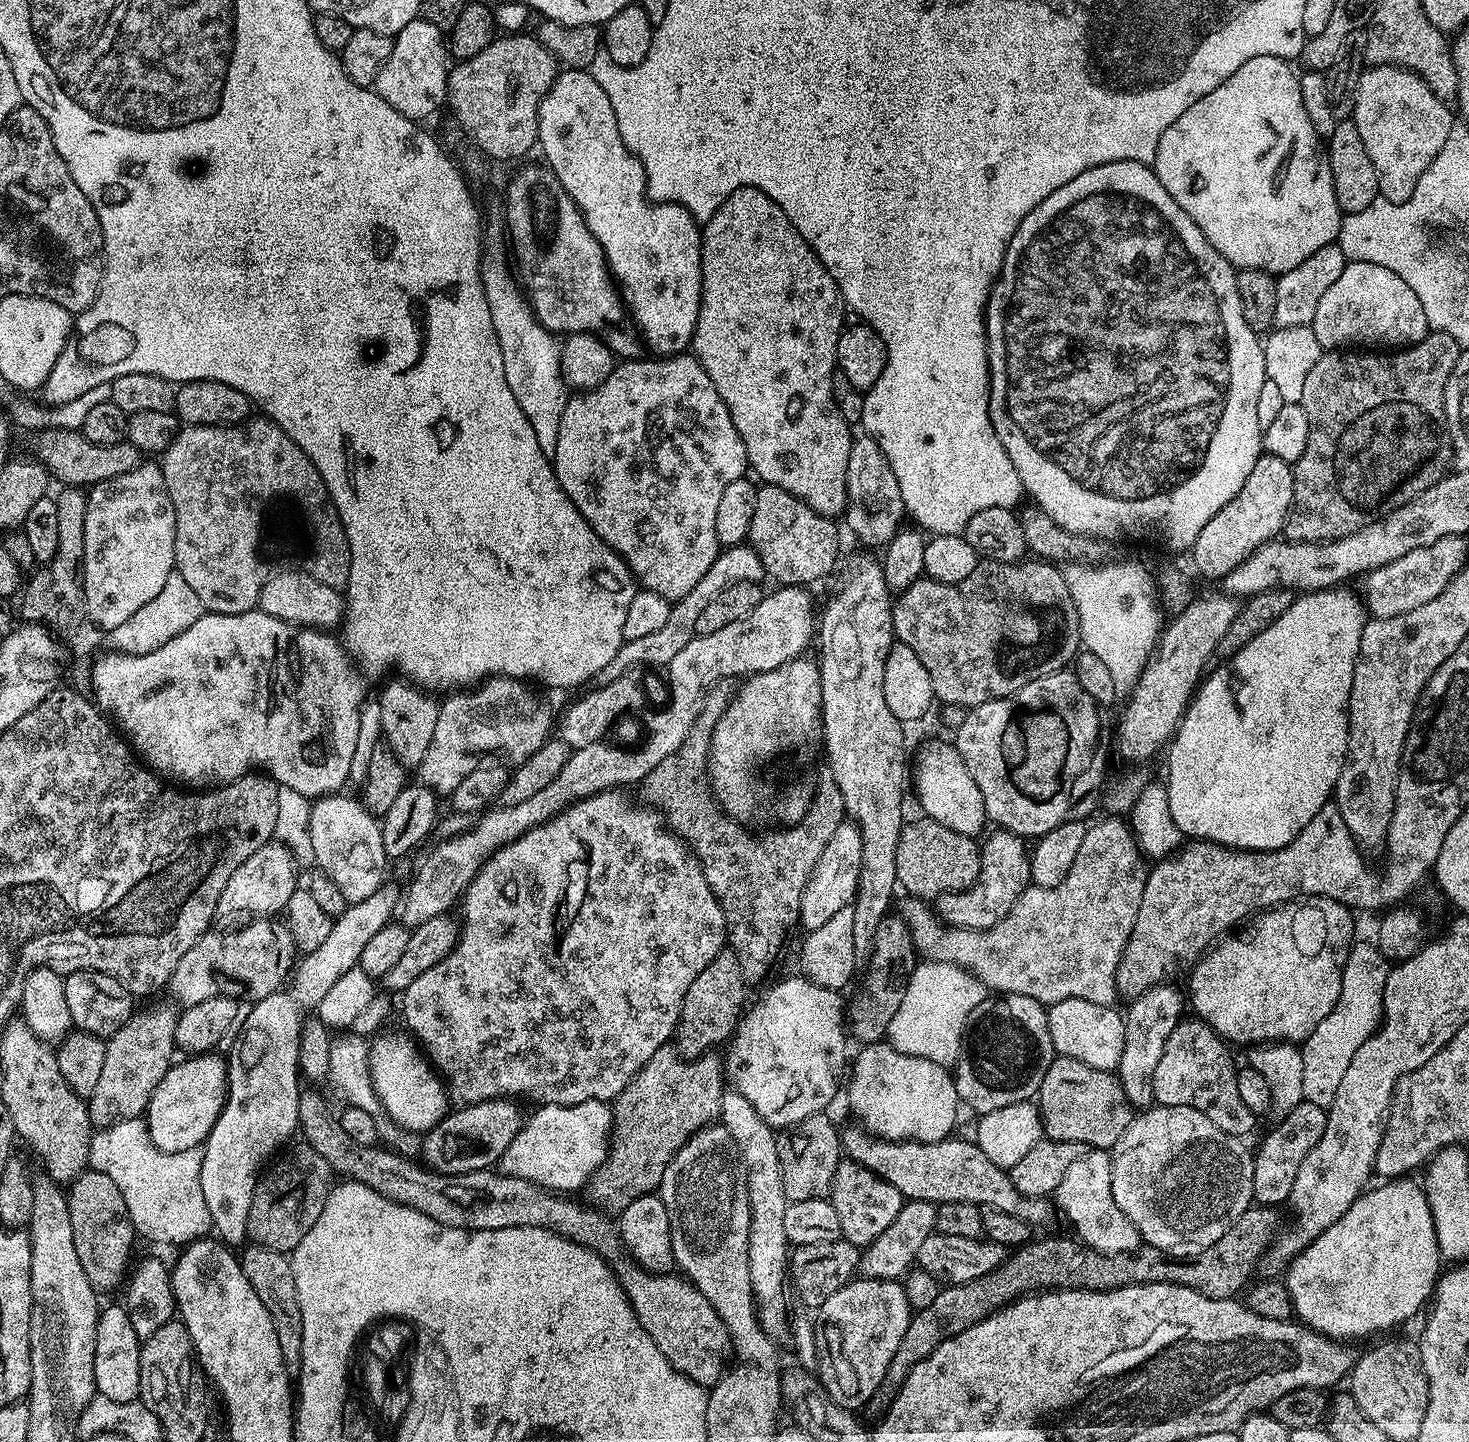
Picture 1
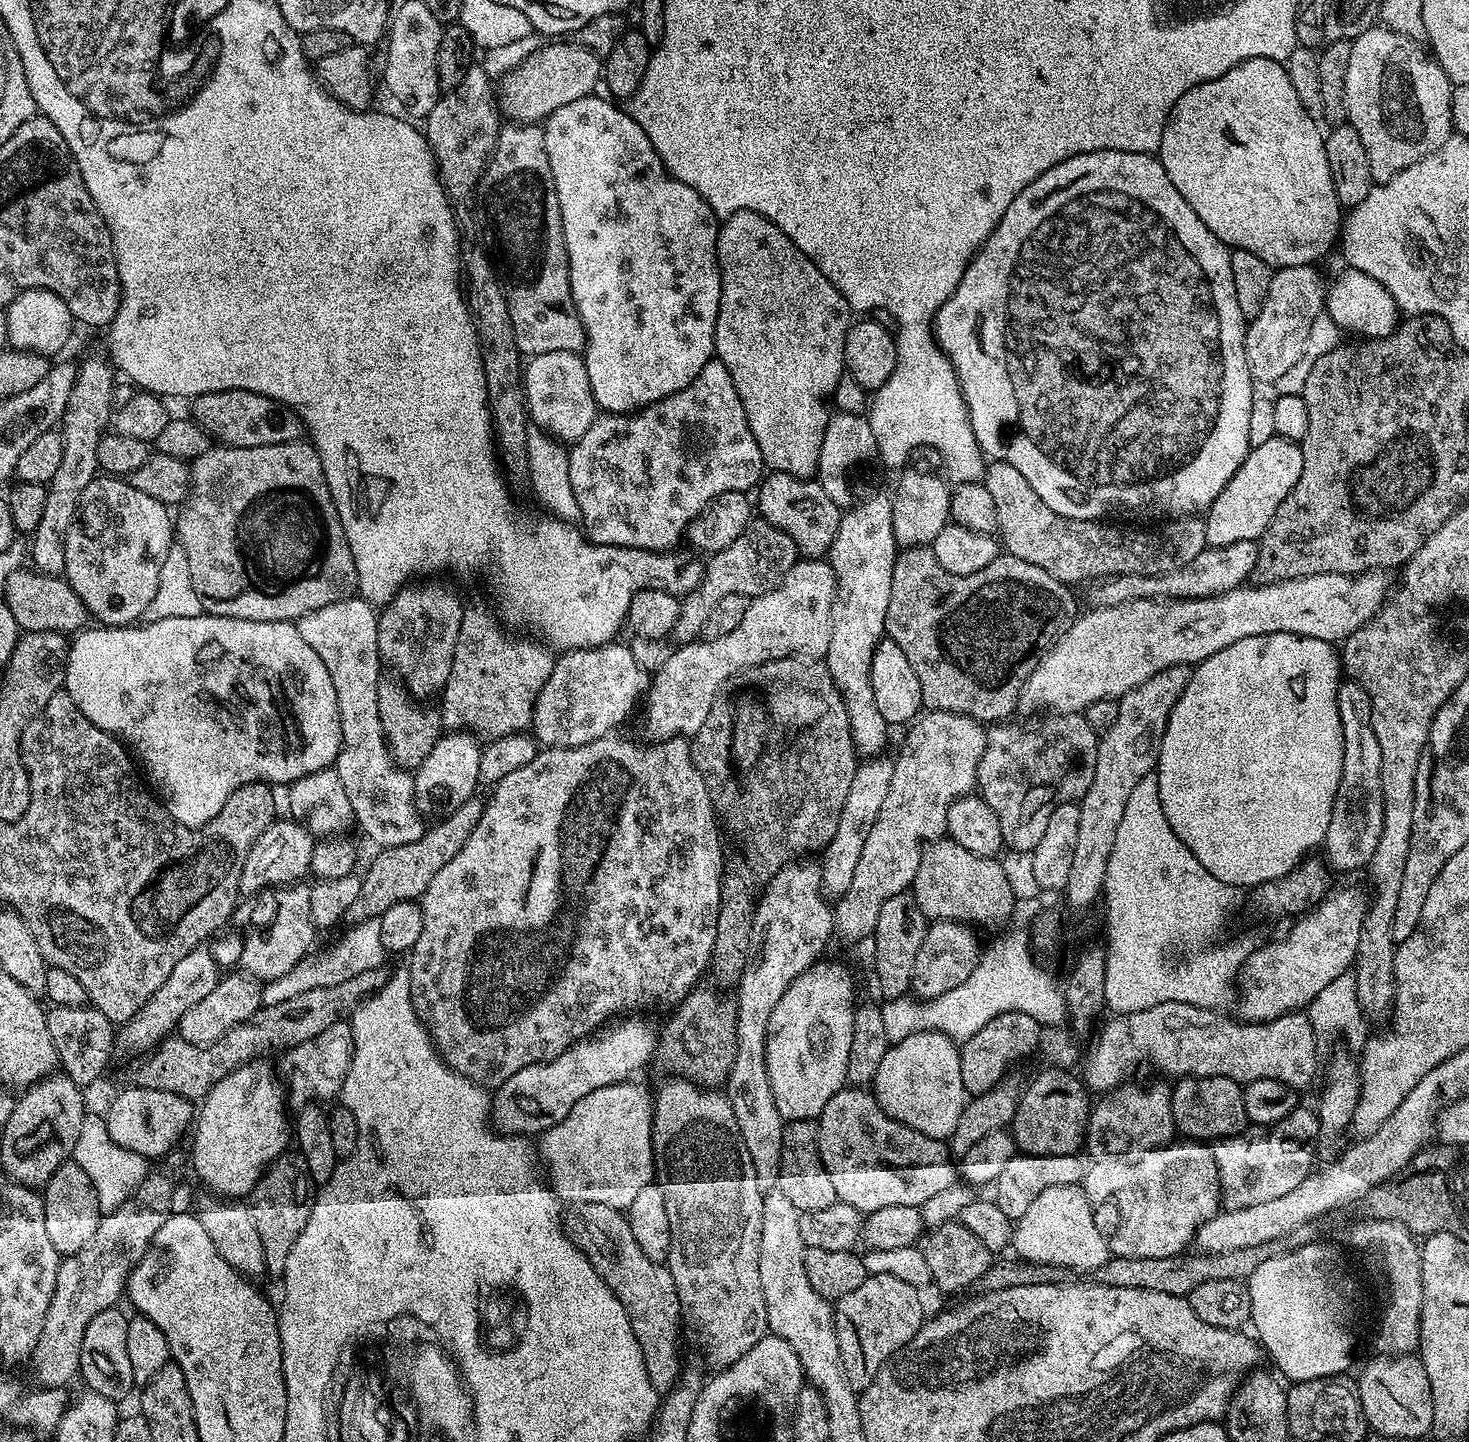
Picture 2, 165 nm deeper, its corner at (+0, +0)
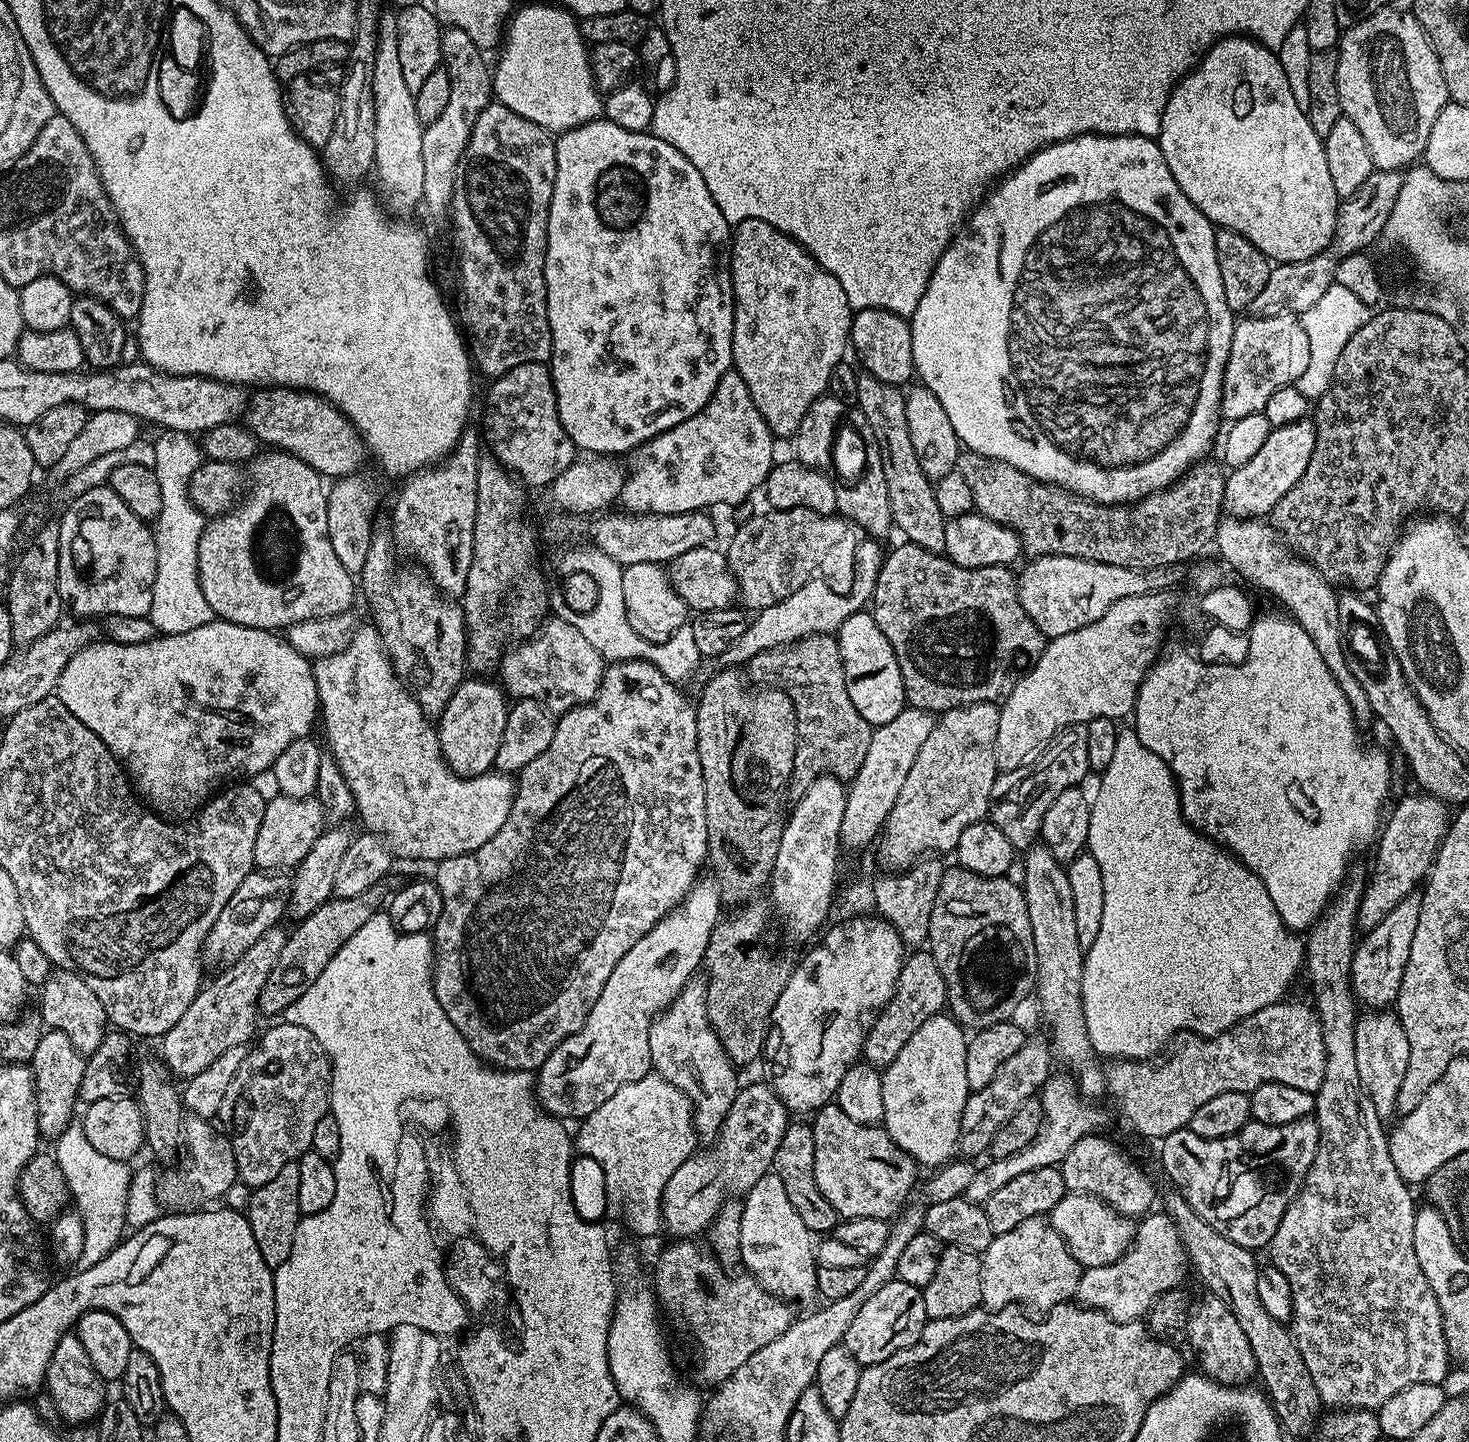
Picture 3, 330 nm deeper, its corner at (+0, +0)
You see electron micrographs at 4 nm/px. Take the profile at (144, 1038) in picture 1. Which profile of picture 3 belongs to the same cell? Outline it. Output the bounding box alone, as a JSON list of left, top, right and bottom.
[202,870,293,966]

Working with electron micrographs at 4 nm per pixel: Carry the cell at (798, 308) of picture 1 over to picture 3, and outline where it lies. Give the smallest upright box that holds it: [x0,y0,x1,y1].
[732,220,854,437]

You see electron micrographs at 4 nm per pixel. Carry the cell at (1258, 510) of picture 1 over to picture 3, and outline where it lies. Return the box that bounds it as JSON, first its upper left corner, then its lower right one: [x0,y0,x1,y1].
[1223,418,1316,518]

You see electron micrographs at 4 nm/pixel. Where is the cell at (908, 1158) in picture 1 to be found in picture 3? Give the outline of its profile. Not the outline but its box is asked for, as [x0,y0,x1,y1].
[810,1102,918,1221]

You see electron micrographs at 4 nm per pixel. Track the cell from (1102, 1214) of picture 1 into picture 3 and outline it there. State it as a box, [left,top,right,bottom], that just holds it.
[982,1217,1081,1310]

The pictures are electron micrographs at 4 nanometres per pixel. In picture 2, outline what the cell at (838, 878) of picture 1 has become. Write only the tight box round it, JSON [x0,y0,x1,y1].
[821,754,894,898]

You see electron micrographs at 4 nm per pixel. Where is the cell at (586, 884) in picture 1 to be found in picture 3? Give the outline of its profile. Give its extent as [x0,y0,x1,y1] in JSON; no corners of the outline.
[430,660,708,1073]

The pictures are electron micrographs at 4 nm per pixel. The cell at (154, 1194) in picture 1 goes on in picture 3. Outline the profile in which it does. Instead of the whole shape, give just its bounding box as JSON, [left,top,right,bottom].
[54,1118,133,1268]

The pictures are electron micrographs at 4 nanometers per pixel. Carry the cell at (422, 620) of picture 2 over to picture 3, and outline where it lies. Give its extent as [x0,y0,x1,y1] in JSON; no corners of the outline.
[391,430,482,598]

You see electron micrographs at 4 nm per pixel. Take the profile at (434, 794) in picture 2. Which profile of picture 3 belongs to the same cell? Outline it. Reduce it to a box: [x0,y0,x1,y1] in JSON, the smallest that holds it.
[438,678,510,776]

